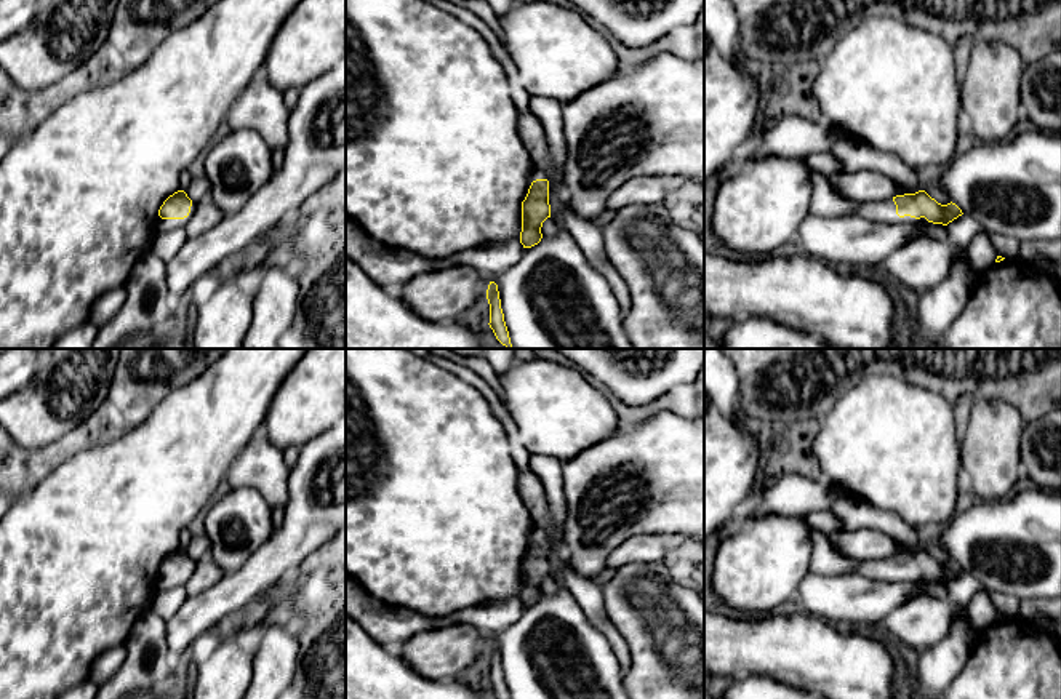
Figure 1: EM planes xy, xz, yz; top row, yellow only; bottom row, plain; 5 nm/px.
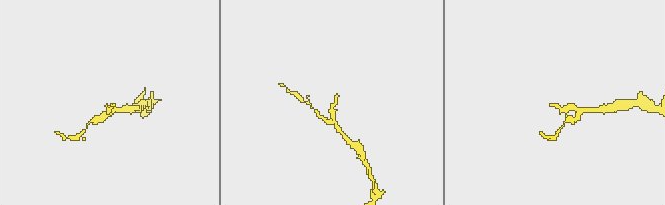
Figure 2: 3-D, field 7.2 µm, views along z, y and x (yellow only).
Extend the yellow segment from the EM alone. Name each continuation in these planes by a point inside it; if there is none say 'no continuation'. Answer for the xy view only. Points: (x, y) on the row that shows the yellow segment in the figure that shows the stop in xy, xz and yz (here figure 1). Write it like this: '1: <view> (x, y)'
1: xy (162, 224)

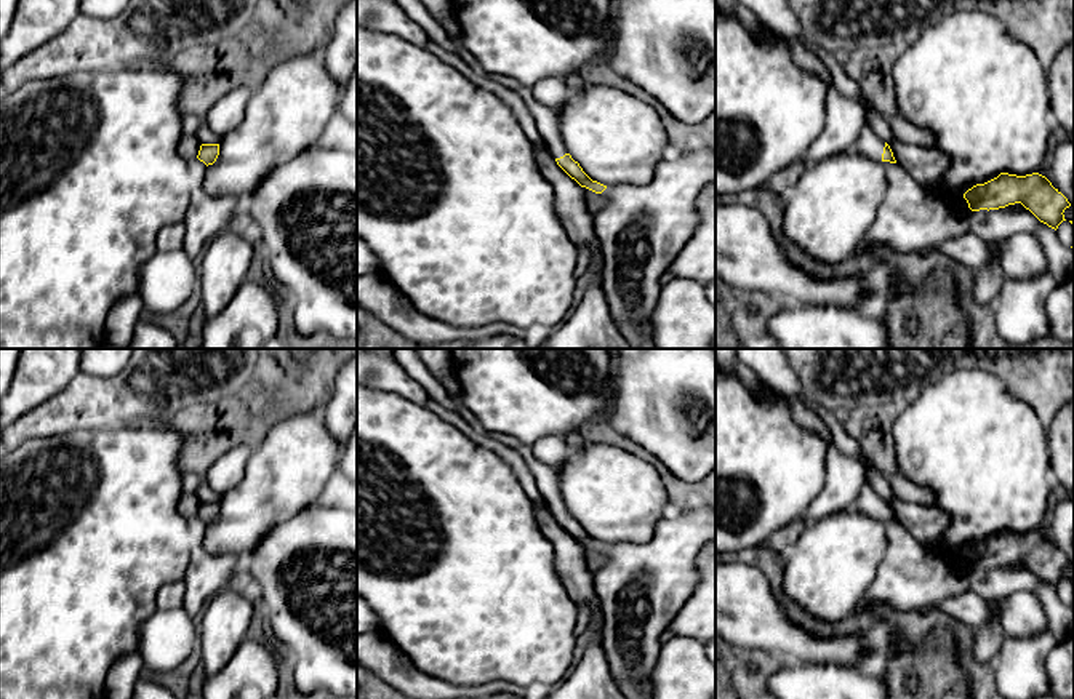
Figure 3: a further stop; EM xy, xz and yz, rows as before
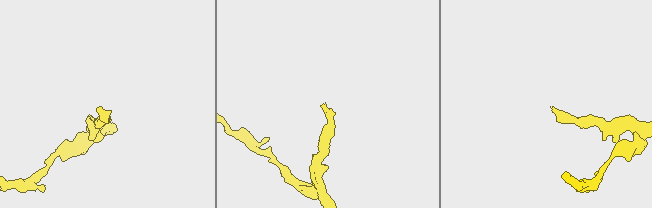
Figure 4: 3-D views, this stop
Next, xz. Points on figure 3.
1: xz (546, 120)

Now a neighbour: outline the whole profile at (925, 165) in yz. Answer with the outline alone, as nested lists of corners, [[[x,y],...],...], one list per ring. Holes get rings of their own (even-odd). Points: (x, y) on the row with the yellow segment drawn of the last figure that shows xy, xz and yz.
[[[892,141],[890,149],[898,165],[920,186],[933,189],[944,176],[951,158],[935,147],[919,147]]]

